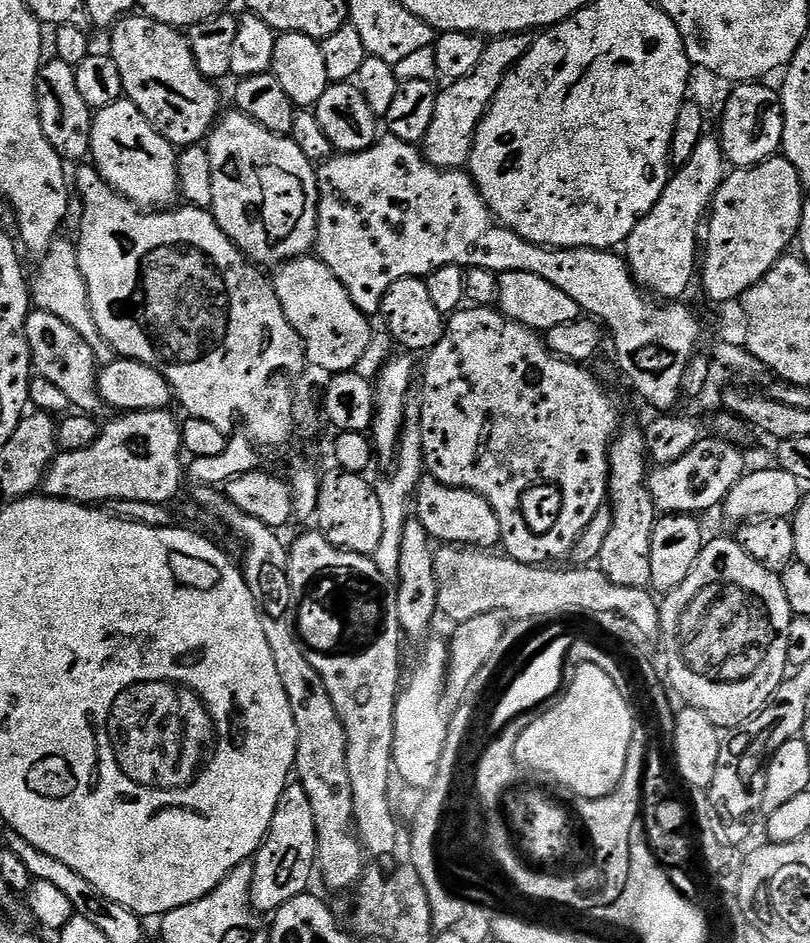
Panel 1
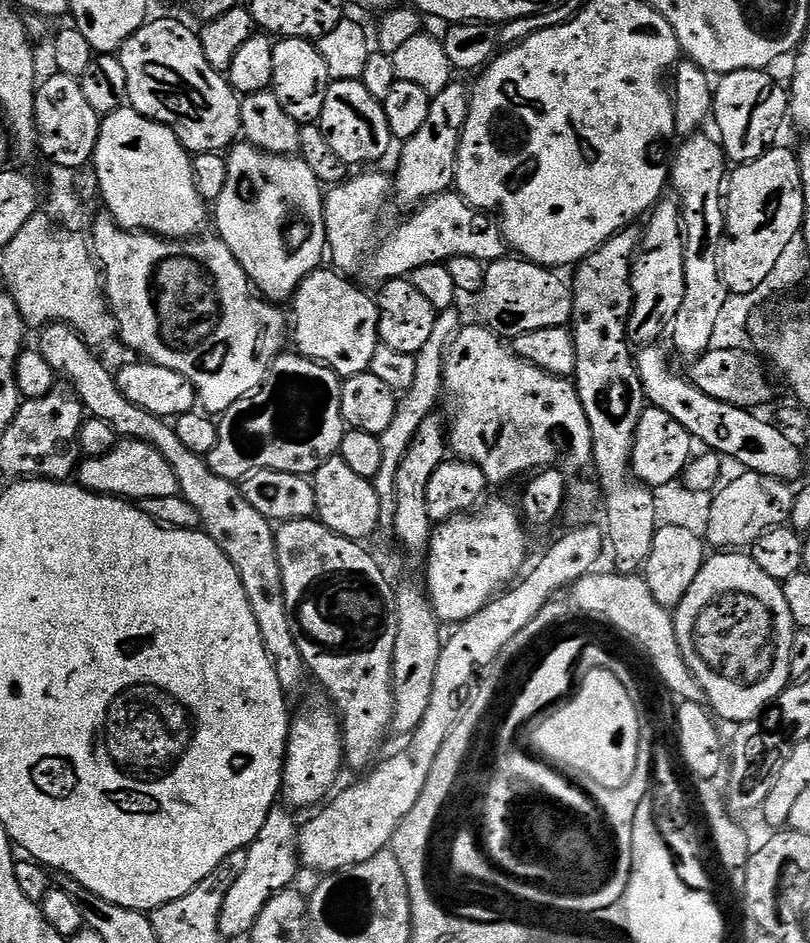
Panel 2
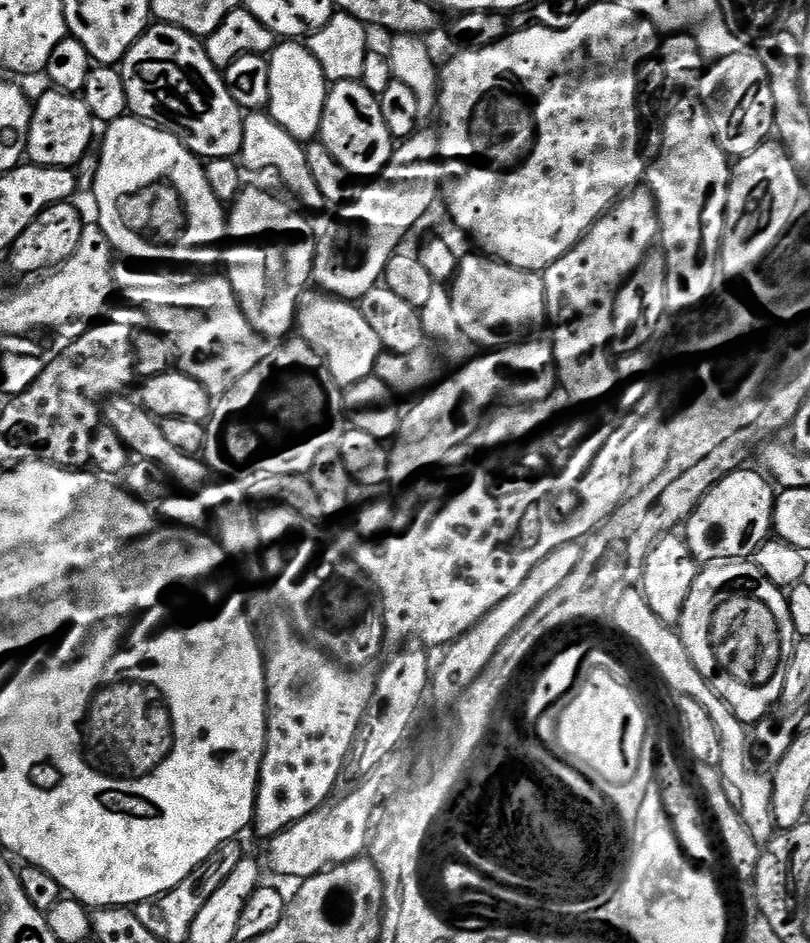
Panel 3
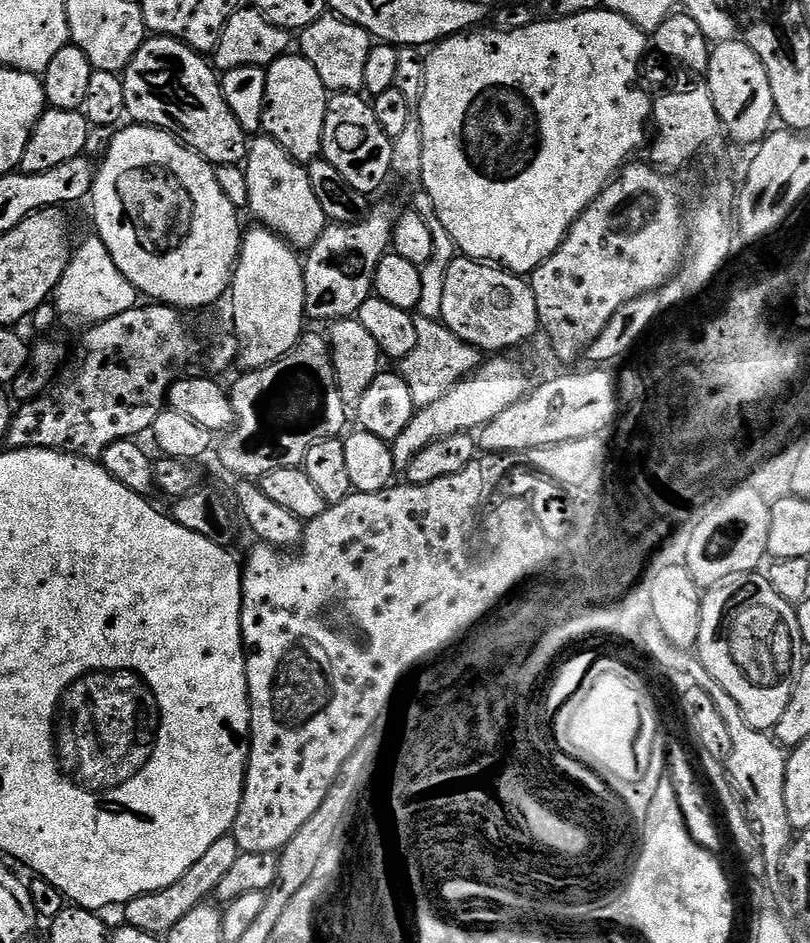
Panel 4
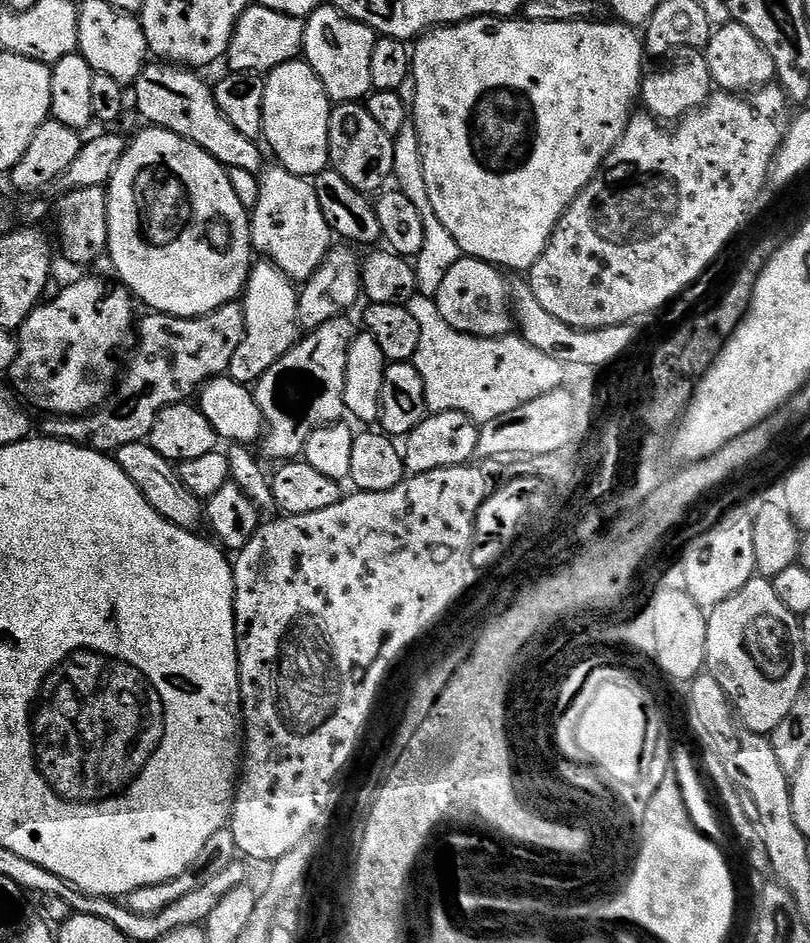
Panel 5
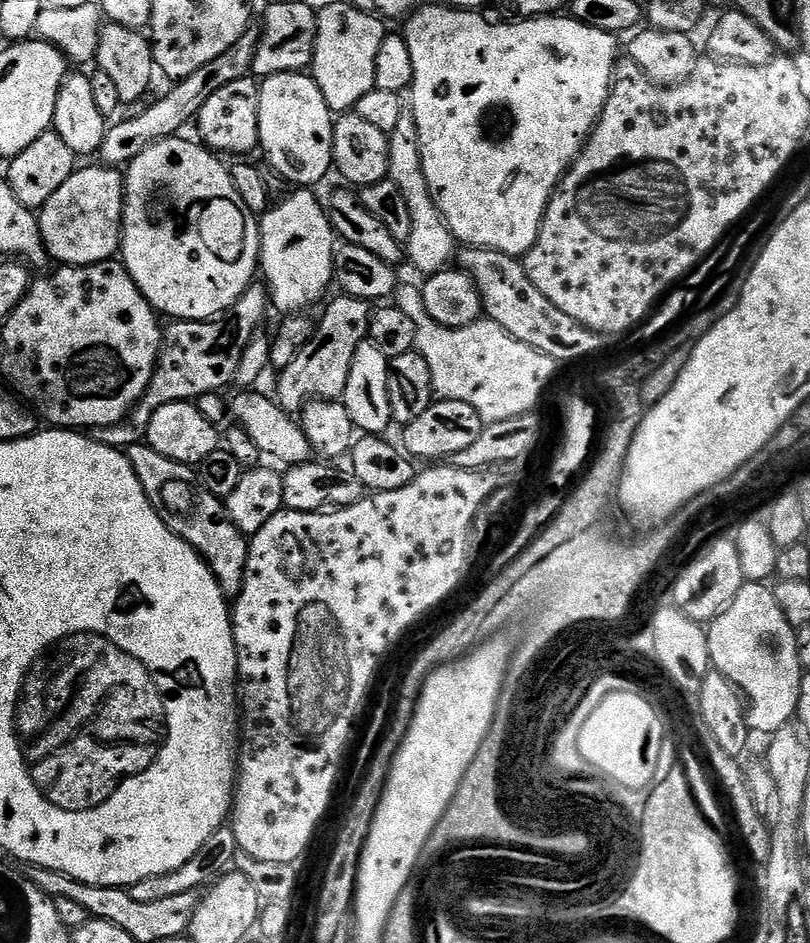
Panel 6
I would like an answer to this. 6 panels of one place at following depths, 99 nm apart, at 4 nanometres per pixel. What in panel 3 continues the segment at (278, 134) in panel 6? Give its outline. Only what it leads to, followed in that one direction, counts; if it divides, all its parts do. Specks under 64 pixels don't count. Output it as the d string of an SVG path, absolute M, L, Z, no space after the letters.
M280 42L267 57L270 70L270 92L268 94L267 113L294 139L312 142L320 135L322 110L326 106L330 81L324 76L318 58L300 42Z

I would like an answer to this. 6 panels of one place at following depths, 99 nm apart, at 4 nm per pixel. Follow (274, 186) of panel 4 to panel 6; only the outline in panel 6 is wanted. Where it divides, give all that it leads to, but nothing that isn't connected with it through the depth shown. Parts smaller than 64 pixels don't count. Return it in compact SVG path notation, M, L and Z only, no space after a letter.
M292 190L283 199L277 199L268 211L259 217L260 226L260 262L259 271L264 272L263 279L270 293L270 304L280 314L304 314L320 299L323 301L329 295L328 287L334 284L332 262L336 259L338 237L332 231L332 223L328 220L325 205L315 196L312 190Z

